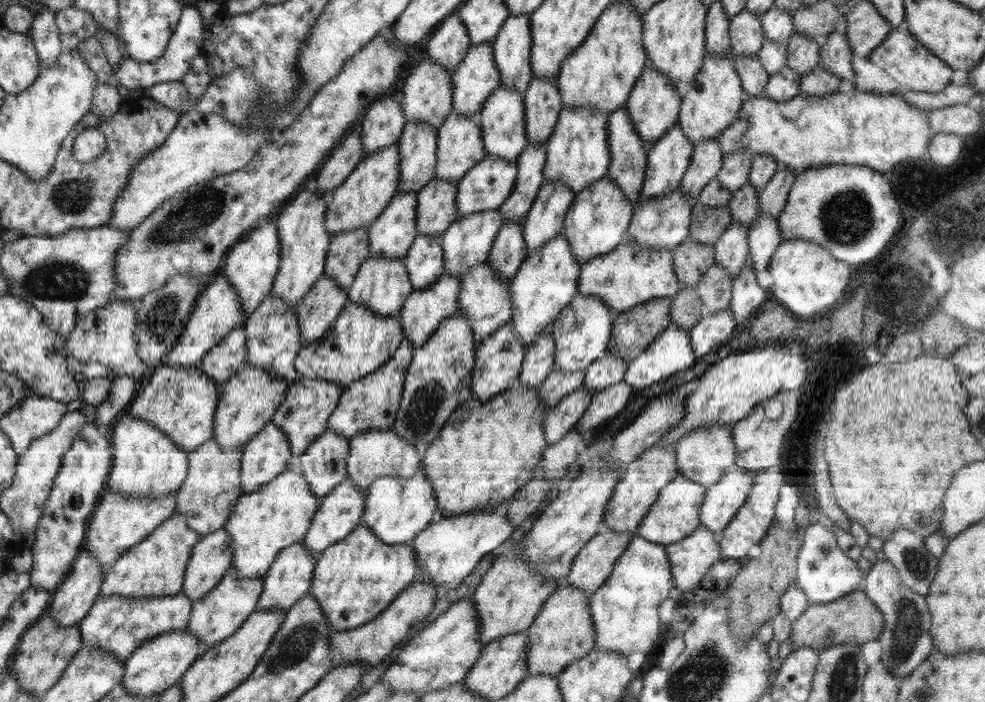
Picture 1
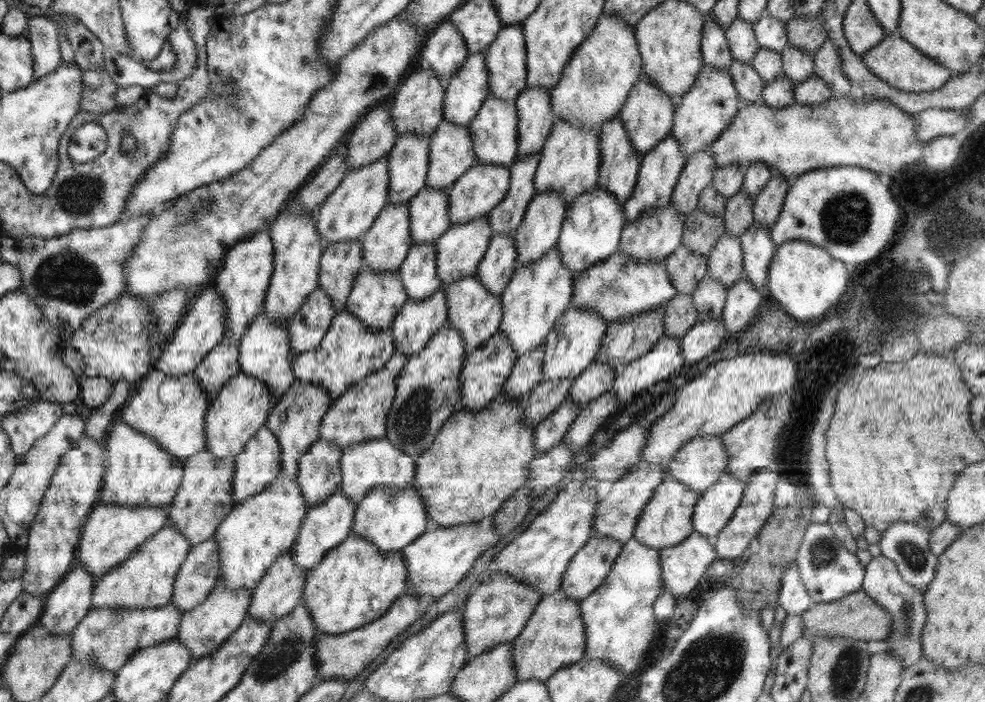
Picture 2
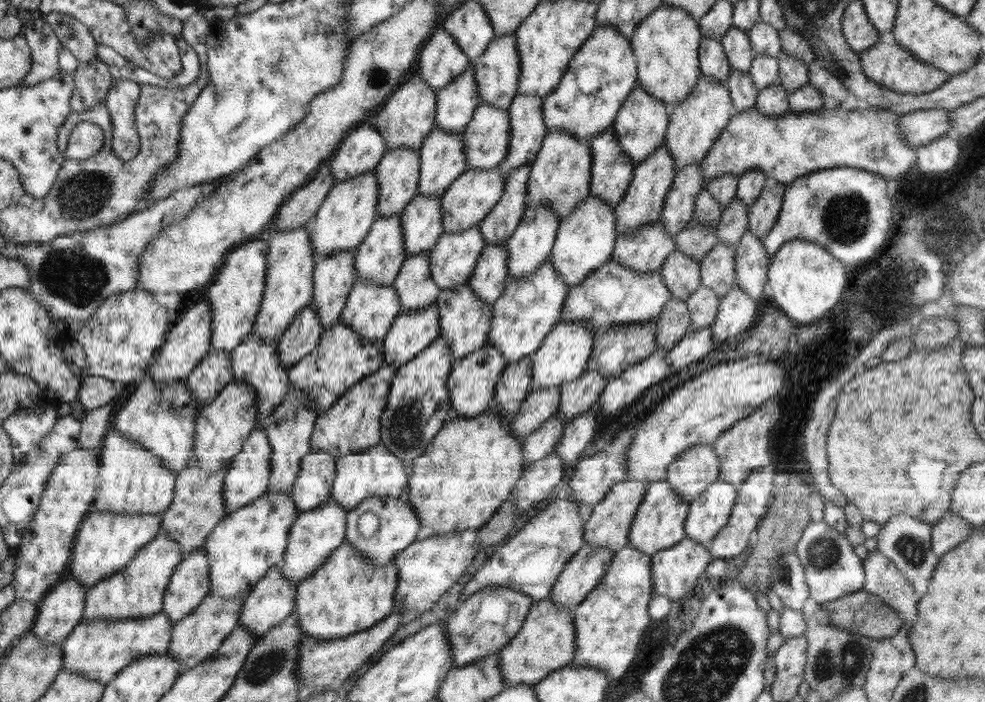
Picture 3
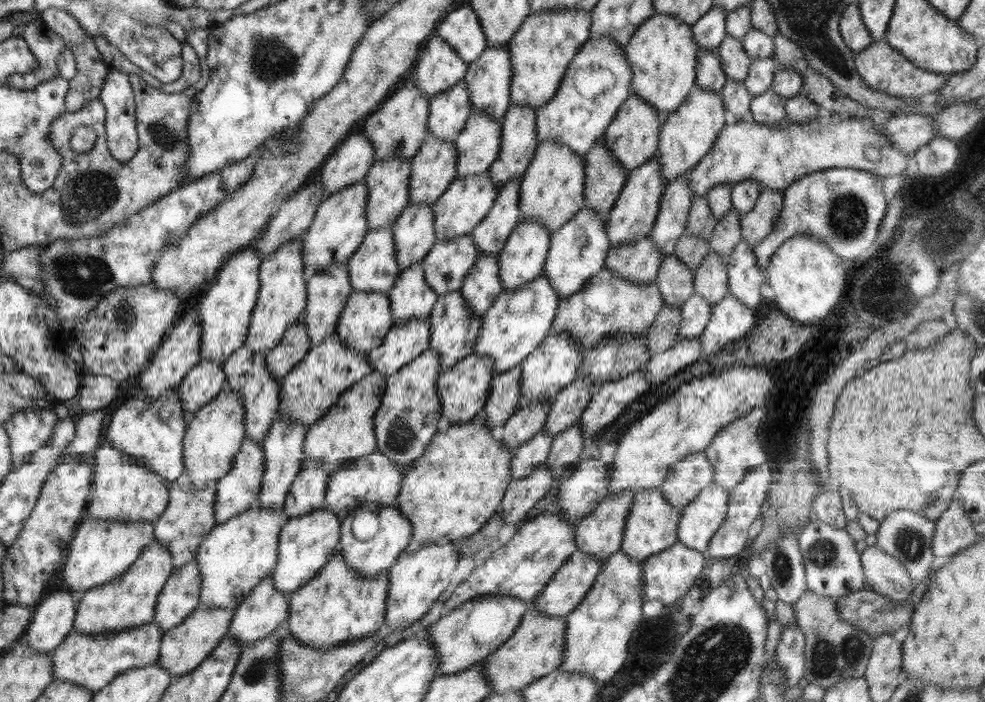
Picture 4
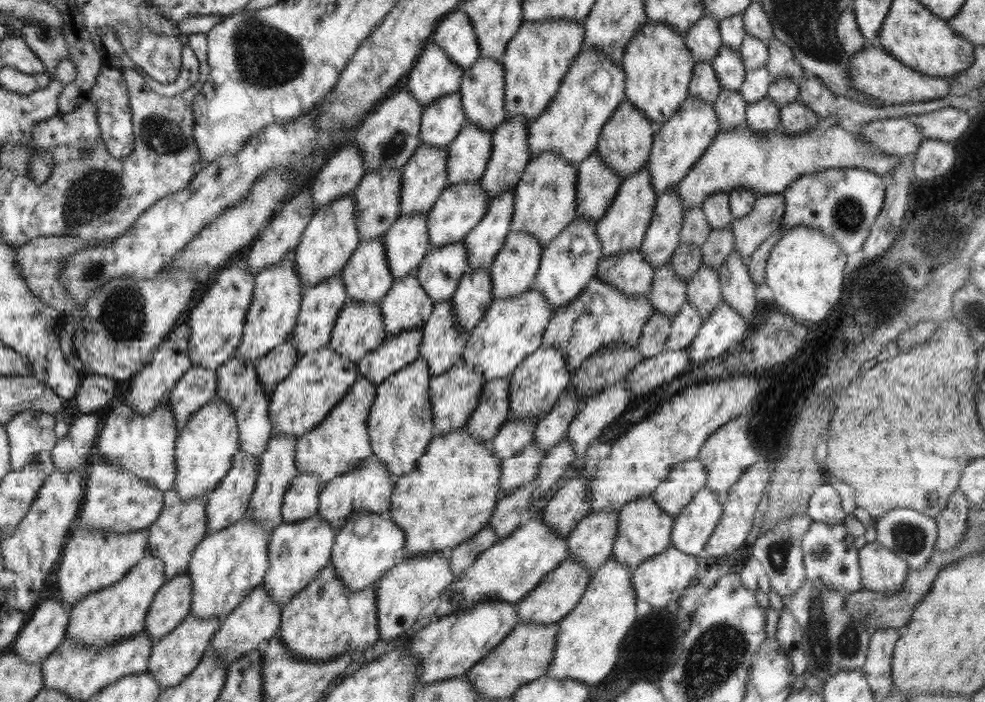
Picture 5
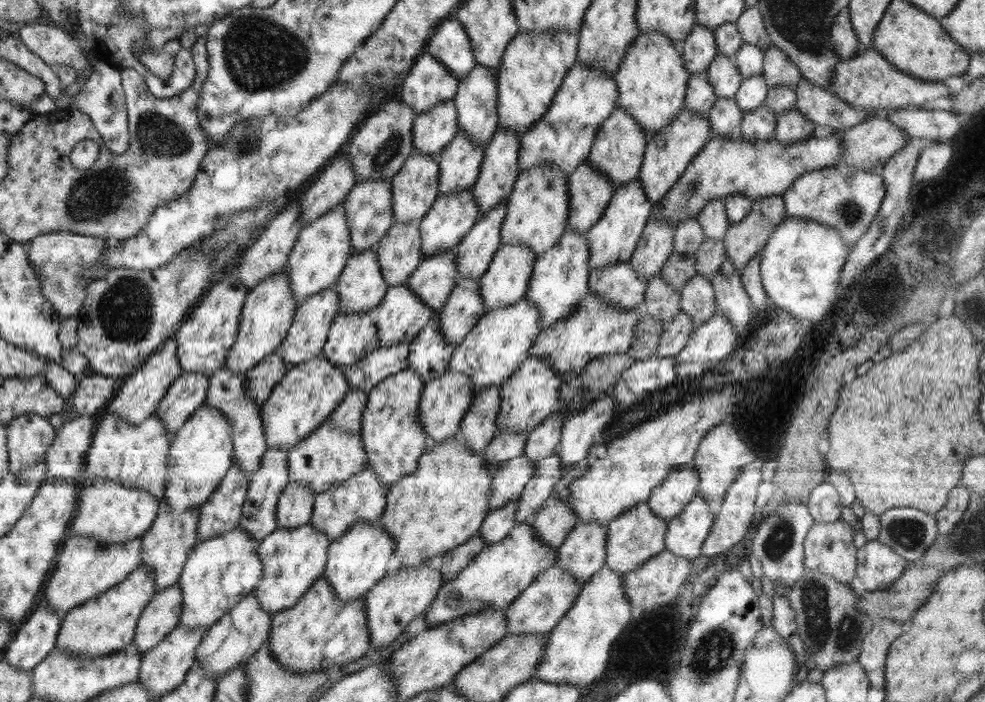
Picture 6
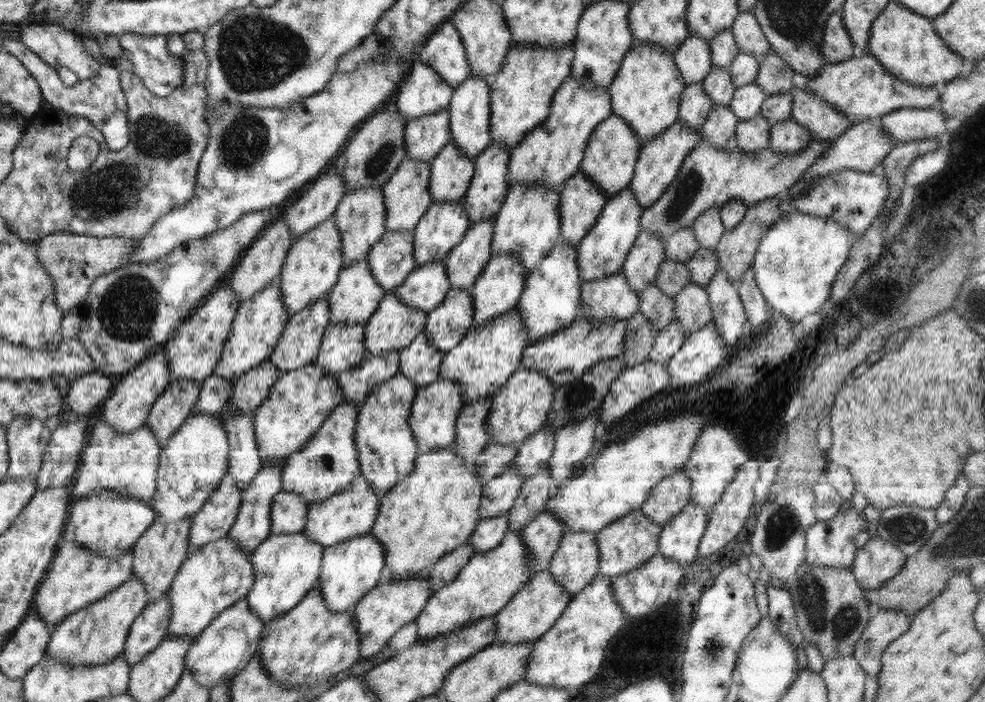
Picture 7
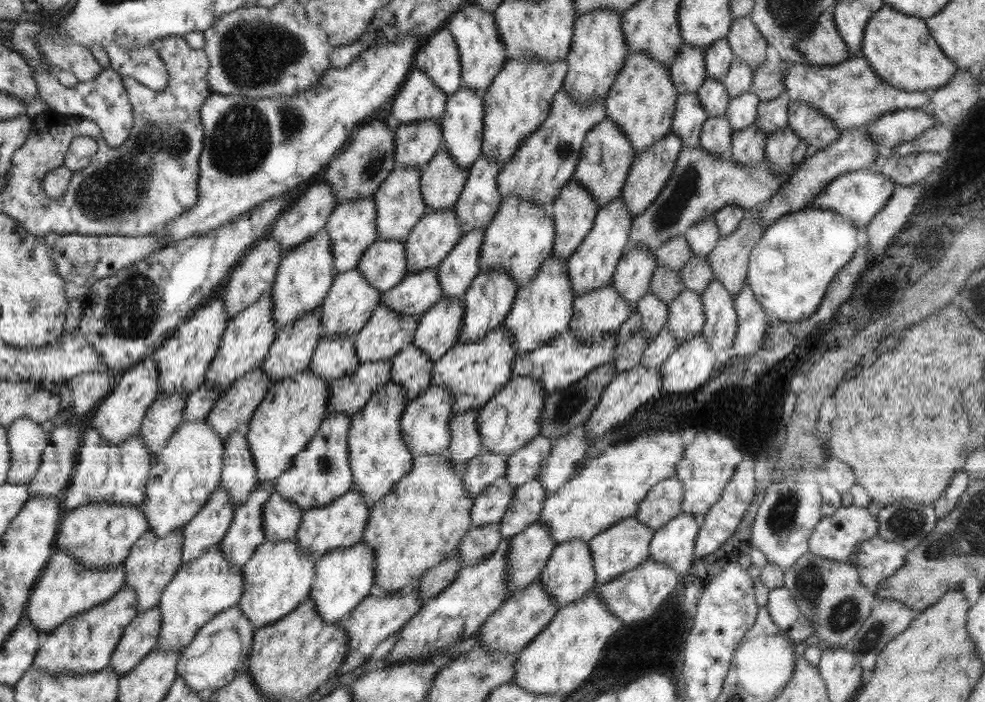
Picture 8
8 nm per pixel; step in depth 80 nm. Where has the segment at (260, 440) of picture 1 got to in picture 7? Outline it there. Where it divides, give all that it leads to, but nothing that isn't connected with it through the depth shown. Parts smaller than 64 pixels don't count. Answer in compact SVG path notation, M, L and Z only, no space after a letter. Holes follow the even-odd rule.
M226 474L218 489L191 517L190 549L199 548L227 536L235 523L241 502L242 489L238 489L236 481Z

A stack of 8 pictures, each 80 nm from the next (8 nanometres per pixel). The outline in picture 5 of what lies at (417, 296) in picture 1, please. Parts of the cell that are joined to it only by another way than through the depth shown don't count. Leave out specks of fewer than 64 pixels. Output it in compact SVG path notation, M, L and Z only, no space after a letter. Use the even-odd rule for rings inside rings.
M423 328L388 334L381 346L357 362L360 378L380 385L386 378L418 359L422 337Z

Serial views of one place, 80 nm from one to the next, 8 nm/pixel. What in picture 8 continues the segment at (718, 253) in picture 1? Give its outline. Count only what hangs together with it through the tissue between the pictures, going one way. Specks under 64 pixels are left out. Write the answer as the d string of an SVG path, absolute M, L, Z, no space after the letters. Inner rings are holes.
M685 288L668 305L670 312L665 327L679 345L701 333L706 322L701 294Z

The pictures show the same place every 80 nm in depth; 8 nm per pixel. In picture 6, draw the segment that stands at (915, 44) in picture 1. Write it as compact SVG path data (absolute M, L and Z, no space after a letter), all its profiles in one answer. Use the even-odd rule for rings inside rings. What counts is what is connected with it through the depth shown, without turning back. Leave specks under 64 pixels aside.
M870 48L862 54L855 54L851 59L838 61L835 77L831 82L831 91L853 108L876 112L891 111L896 108L917 108L926 102L949 96L950 89L942 81L928 81L916 78L898 70L888 62L884 55Z

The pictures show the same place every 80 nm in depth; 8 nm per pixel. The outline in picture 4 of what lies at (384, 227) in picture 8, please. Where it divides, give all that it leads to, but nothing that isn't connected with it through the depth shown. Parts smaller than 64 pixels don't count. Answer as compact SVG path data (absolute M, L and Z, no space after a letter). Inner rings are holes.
M427 134L416 156L411 158L411 177L409 184L409 202L416 204L435 203L444 194L450 183L457 178L457 153L454 142L444 142Z

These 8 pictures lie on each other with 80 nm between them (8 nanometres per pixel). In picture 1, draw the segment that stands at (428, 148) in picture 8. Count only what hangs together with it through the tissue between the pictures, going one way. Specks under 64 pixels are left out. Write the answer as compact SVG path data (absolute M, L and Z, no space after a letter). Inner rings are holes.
M472 44L451 76L453 112L461 116L477 116L487 98L501 86L491 44Z

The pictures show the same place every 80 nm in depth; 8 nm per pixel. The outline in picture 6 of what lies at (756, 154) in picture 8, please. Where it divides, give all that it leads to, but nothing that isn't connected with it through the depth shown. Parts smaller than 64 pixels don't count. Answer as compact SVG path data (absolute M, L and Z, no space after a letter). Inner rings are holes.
M762 104L756 110L743 114L741 122L742 138L750 142L769 140L773 136L776 126L777 115L765 104Z

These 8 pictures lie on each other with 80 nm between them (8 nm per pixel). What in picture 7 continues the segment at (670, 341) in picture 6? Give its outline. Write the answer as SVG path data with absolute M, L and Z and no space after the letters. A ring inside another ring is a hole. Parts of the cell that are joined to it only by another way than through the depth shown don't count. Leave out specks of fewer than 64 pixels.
M675 320L658 331L648 359L654 363L667 364L684 345L686 332Z

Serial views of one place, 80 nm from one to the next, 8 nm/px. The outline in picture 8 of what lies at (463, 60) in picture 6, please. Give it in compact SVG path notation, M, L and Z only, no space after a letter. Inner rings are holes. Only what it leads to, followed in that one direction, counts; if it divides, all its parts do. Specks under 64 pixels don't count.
M447 27L420 43L413 64L413 67L423 70L448 97L461 87L458 45Z

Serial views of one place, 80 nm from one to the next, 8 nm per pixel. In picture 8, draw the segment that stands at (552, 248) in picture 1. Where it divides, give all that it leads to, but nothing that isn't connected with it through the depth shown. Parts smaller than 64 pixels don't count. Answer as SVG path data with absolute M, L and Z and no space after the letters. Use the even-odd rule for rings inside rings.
M497 326L489 330L482 338L464 345L455 345L451 350L445 352L435 363L432 370L432 385L446 386L452 393L452 416L465 411L482 408L494 394L506 385L512 378L512 364L518 356L518 351L511 342L511 334L505 330L505 326Z

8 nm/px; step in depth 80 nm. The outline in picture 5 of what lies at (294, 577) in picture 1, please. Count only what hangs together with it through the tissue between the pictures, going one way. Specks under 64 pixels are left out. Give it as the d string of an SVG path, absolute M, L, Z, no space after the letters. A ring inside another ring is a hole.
M259 585L220 621L220 628L209 642L209 646L215 650L219 660L224 664L236 662L254 648L262 647L276 635L280 626L281 608L282 604L272 600L267 589Z

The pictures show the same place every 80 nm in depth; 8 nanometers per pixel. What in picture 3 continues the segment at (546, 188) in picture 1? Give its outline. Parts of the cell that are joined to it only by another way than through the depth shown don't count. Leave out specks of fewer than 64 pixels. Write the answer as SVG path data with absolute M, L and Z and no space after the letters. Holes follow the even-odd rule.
M545 204L538 206L528 206L524 211L523 217L520 219L520 224L512 233L512 236L507 242L507 267L509 279L526 278L544 264L552 252L556 233L562 218L556 216L553 210Z

